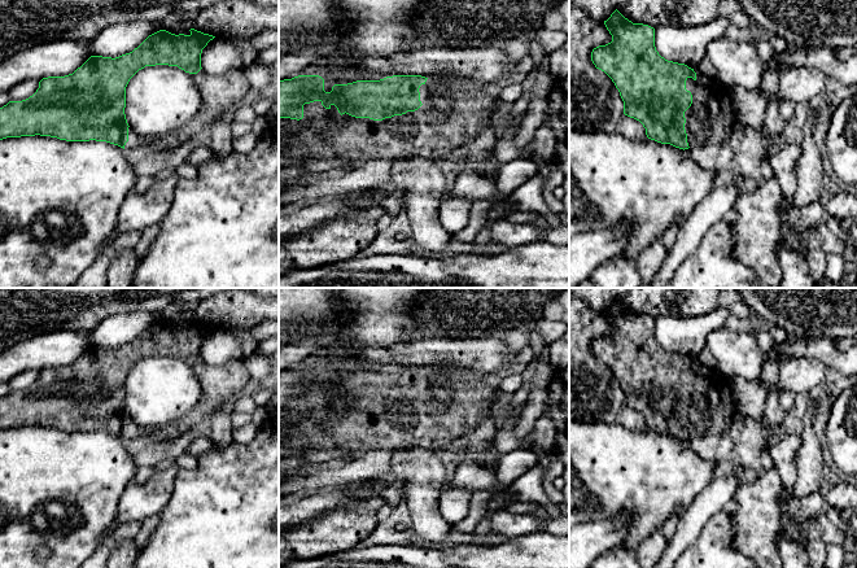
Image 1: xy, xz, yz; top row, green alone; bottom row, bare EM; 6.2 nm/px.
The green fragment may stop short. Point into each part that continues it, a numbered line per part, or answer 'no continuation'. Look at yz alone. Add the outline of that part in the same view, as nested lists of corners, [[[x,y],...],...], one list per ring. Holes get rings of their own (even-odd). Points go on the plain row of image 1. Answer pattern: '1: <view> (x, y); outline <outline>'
1: yz (709, 411); outline [[[696,355],[687,357],[696,363],[695,371],[686,371],[686,380],[692,385],[692,394],[685,402],[688,437],[721,436],[729,431],[736,415],[731,379]]]

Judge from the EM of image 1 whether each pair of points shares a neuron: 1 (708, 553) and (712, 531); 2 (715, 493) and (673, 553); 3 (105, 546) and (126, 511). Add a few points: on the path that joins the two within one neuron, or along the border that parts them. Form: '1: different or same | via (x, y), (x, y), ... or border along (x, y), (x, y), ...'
1: same | via (709, 547), (712, 536)
2: same | via (703, 507), (682, 538)
3: different | border along (140, 520), (129, 520), (119, 524)

